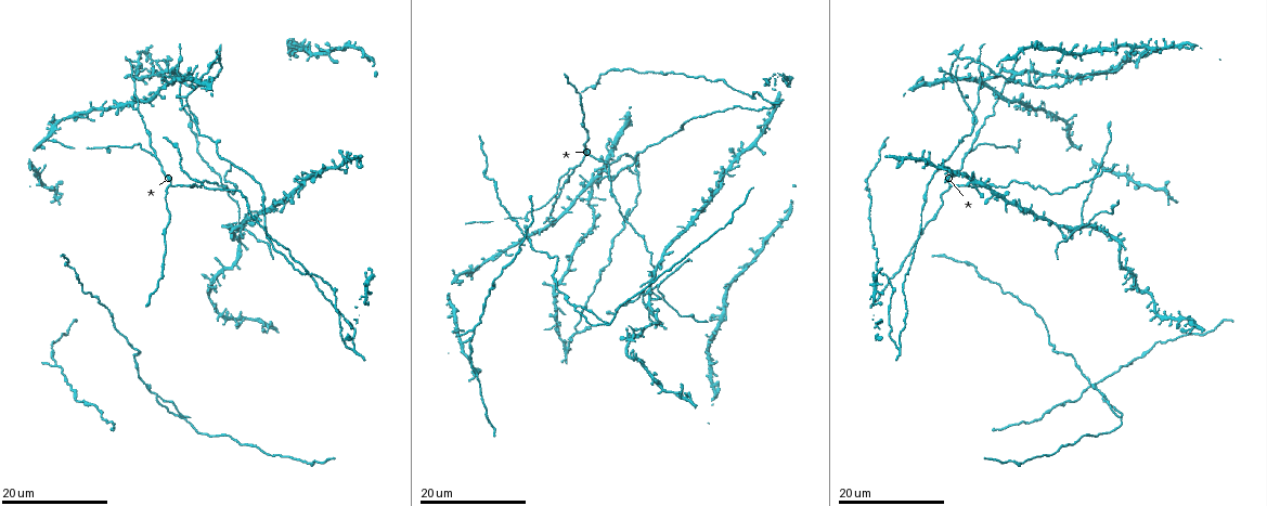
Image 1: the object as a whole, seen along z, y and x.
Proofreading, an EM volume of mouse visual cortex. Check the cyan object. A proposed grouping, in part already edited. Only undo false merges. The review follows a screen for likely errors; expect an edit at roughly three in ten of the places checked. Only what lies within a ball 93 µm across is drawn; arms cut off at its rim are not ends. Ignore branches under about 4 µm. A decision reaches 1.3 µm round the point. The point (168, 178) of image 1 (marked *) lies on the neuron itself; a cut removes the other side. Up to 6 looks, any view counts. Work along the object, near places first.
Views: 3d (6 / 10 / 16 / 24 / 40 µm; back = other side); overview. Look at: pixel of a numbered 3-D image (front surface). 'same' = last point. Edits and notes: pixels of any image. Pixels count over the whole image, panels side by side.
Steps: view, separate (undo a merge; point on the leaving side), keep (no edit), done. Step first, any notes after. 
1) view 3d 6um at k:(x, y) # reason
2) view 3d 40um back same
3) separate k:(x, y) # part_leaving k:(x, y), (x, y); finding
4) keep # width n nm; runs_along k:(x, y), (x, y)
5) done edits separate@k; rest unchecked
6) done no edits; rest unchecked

view 3d 24um at 1:(571, 168) # side arm on a straight run

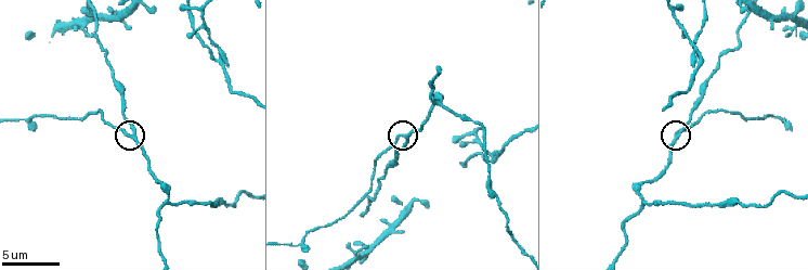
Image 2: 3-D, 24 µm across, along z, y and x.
view 3d 6um at 2:(676, 136) # zoom in

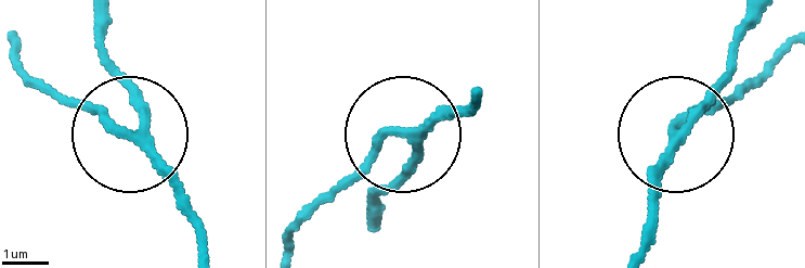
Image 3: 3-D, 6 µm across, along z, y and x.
keep # width 200 nm; one neuron here

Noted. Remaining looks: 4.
view 3d 24um at 1:(220, 177) # three-way junction

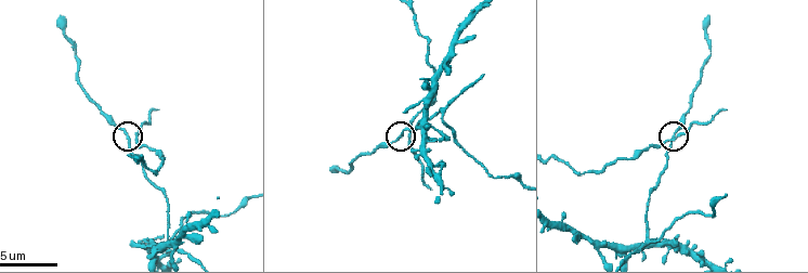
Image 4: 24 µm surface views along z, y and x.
view 3d 10um at 4:(402, 137) # zoom in

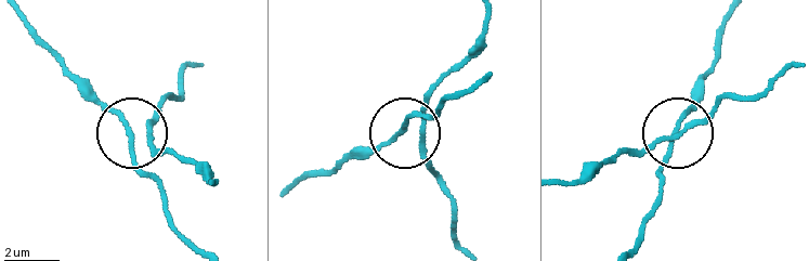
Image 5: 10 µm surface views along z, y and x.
keep # runs_along 5:(212, 185), (132, 134), (75, 76); continuous, no second neuron

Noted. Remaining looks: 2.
view 3d 10um at 4:(172, 237)

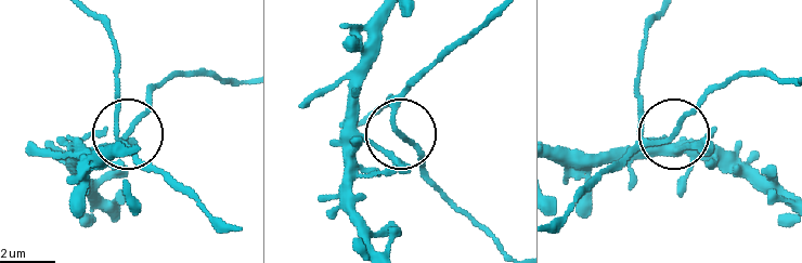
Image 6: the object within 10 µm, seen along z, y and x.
keep # arms 3; runs_along 6:(655, 17), (641, 60), (647, 136), (669, 141), (729, 76); all the same neuron

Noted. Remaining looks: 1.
done no edits; rest unchecked

